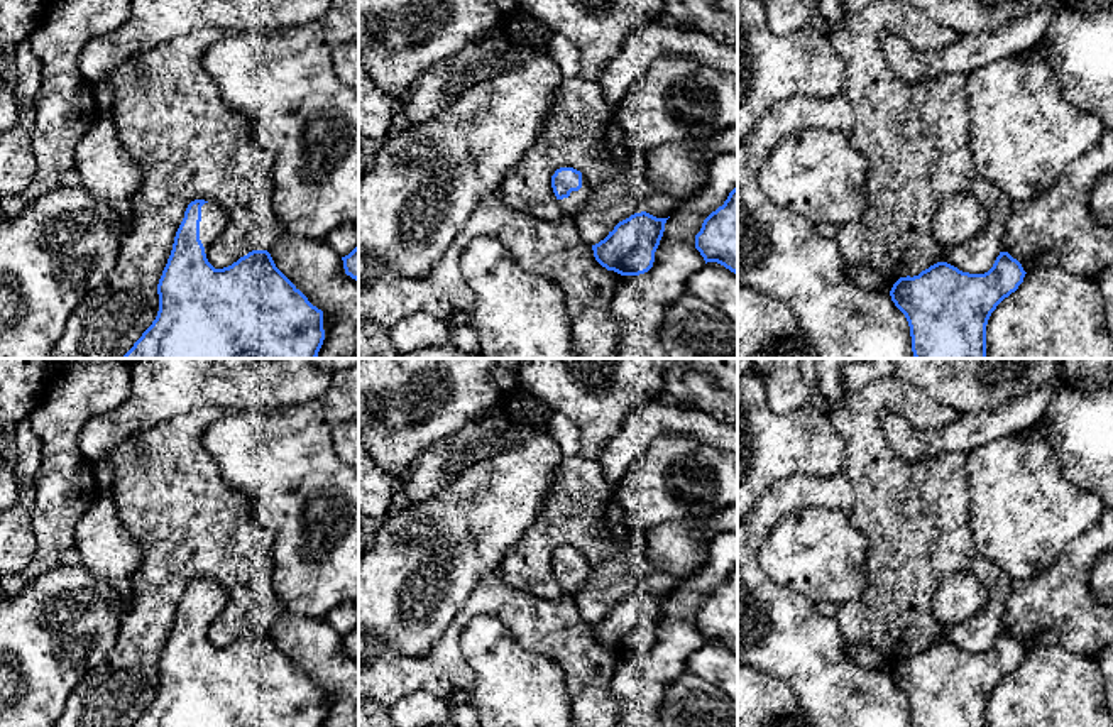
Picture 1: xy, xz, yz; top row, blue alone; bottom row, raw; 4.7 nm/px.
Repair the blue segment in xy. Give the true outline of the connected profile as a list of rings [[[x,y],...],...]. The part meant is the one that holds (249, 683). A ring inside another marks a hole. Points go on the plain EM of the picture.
[[[215,582],[188,583],[157,663],[157,695],[132,727],[321,727],[323,690],[276,646],[267,629],[252,629],[223,648],[208,641],[208,626],[225,599]]]

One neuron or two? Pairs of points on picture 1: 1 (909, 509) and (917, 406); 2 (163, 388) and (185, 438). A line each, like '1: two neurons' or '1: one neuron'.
1: one neuron
2: two neurons

